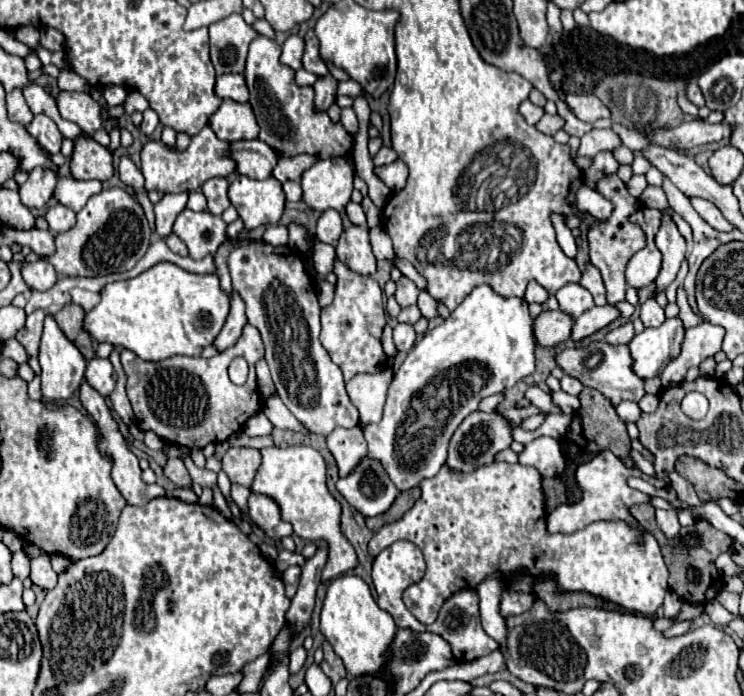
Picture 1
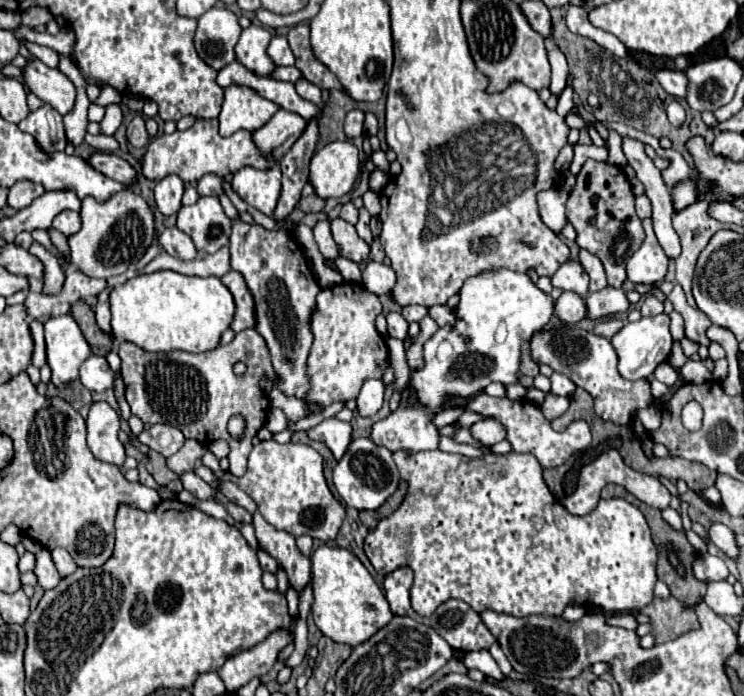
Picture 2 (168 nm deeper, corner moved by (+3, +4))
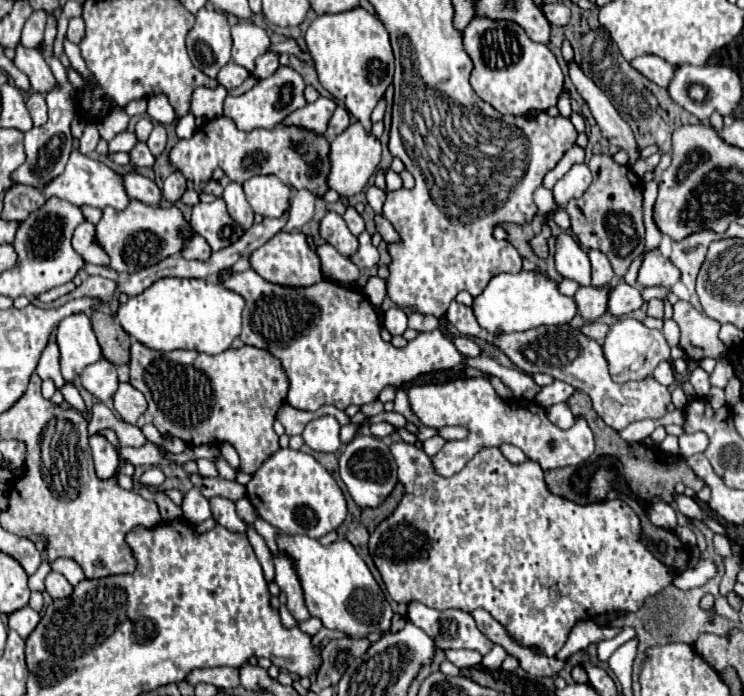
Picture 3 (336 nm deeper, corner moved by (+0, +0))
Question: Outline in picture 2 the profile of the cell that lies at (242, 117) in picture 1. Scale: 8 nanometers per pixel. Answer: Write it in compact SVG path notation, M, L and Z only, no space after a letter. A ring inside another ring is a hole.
M227 87L219 113L219 133L229 137L239 129L257 131L277 109L277 103L257 95L257 91L249 91L249 87Z

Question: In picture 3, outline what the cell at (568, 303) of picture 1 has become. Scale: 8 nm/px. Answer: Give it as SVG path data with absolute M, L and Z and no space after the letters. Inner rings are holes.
M562 233L558 237L554 259L556 259L556 271L562 277L572 279L582 287L590 285L588 253L568 233Z

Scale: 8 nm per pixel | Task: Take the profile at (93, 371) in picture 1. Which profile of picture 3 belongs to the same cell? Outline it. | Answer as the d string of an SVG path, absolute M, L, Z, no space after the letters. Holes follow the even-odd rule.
M100 359L92 365L88 365L82 375L82 385L86 391L90 391L96 399L100 399L102 403L108 401L116 389L118 389L118 377L116 377L116 365L112 365L106 359Z

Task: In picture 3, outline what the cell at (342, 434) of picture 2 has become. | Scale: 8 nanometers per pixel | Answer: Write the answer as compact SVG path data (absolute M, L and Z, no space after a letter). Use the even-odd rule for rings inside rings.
M320 417L306 425L304 443L314 451L336 453L340 449L340 423L334 417Z

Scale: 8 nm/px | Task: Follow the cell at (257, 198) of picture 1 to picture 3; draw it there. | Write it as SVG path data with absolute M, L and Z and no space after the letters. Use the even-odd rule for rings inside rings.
M274 175L252 177L244 181L242 187L244 187L246 199L250 207L254 209L254 213L262 217L280 217L290 205L292 189L286 187Z

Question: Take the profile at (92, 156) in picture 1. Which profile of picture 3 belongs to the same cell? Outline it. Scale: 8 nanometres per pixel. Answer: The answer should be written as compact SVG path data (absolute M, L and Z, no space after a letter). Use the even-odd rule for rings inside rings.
M136 171L124 173L122 183L124 183L124 189L126 189L130 199L138 199L138 201L148 203L148 205L158 205L162 201L158 185L152 179L148 179Z

